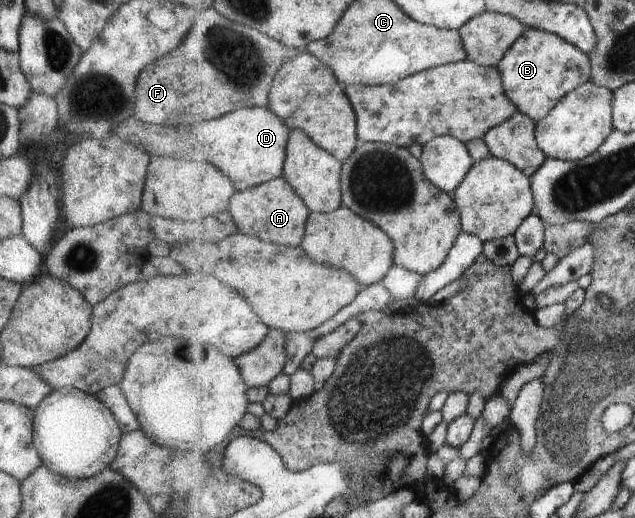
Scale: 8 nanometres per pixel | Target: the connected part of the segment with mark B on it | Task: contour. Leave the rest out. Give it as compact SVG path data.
M529 28L506 53L497 69L503 75L503 87L507 97L516 105L518 111L528 115L534 122L542 121L568 93L591 80L591 58L560 35L542 29Z

